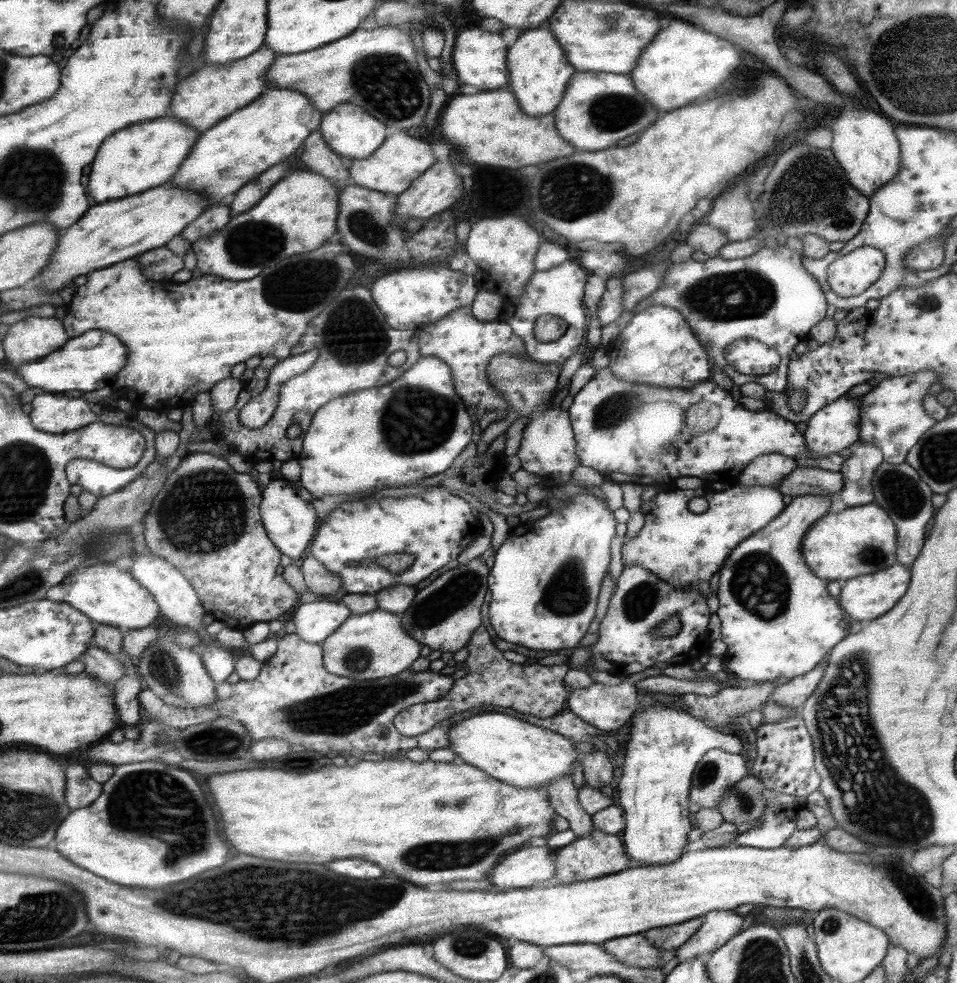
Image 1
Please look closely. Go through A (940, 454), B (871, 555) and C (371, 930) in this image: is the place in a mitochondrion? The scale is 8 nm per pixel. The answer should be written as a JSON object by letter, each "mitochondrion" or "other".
{"A":"mitochondrion","B":"mitochondrion","C":"other"}

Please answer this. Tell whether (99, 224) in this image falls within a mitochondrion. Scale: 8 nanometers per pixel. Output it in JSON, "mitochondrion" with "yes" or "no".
{"mitochondrion":"no"}

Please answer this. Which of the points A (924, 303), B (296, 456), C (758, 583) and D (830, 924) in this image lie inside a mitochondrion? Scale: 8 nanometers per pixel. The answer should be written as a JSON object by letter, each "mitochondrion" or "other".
{"A":"mitochondrion","B":"other","C":"mitochondrion","D":"mitochondrion"}

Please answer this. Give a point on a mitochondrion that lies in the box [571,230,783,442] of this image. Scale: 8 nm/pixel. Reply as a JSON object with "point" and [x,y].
{"point":[738,293]}

